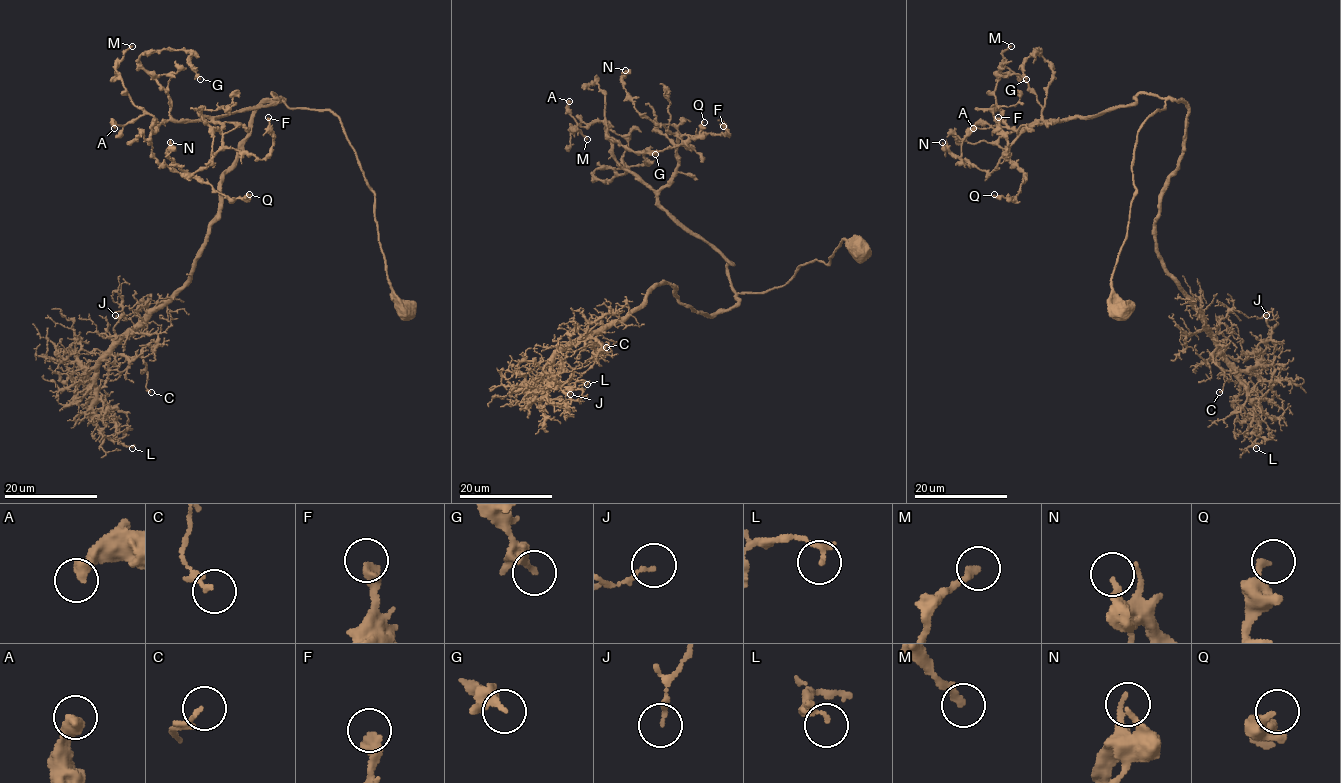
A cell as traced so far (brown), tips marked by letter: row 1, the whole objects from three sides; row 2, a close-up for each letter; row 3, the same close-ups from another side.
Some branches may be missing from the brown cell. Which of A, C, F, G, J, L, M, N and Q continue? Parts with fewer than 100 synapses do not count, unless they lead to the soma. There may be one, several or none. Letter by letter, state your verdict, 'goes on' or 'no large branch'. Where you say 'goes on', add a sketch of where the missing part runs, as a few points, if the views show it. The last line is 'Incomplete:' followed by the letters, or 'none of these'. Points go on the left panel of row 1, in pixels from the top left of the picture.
A: no large branch
C: no large branch
F: no large branch
G: no large branch
J: no large branch
L: no large branch
M: no large branch
N: no large branch
Q: no large branch
Incomplete: none of these

